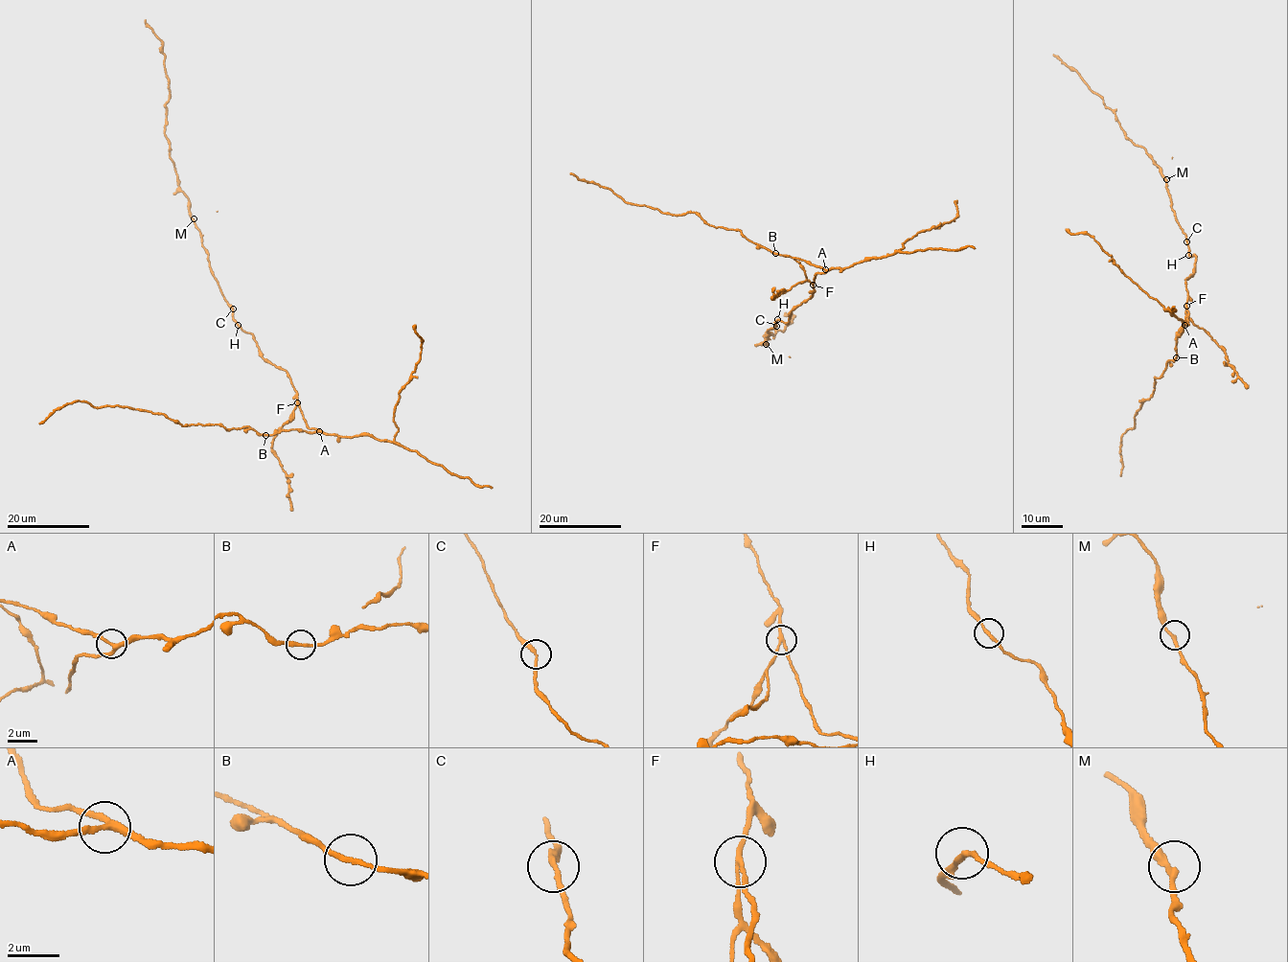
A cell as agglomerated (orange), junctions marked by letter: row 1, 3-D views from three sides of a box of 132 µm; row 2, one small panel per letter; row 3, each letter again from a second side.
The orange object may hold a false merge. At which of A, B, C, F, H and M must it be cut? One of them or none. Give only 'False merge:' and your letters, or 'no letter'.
False merge: F

